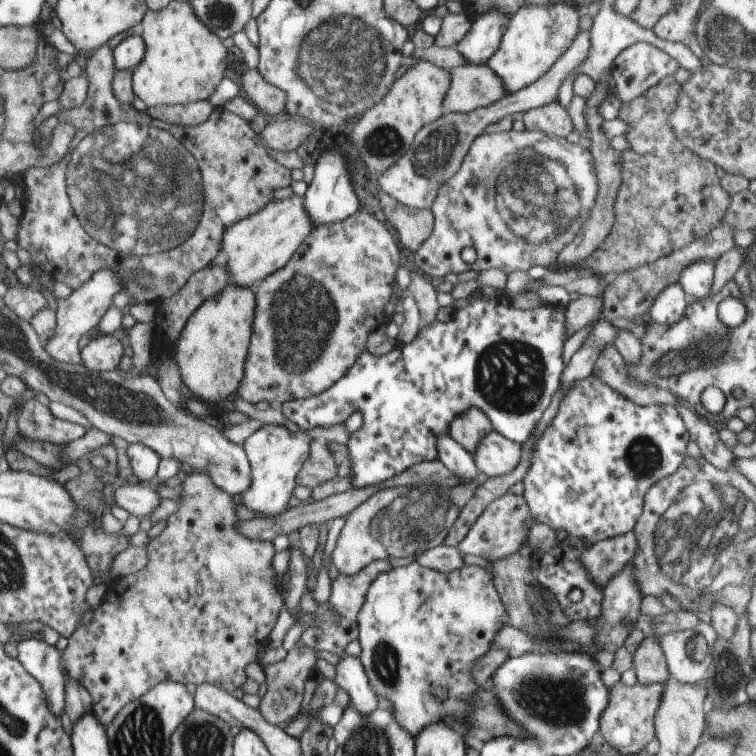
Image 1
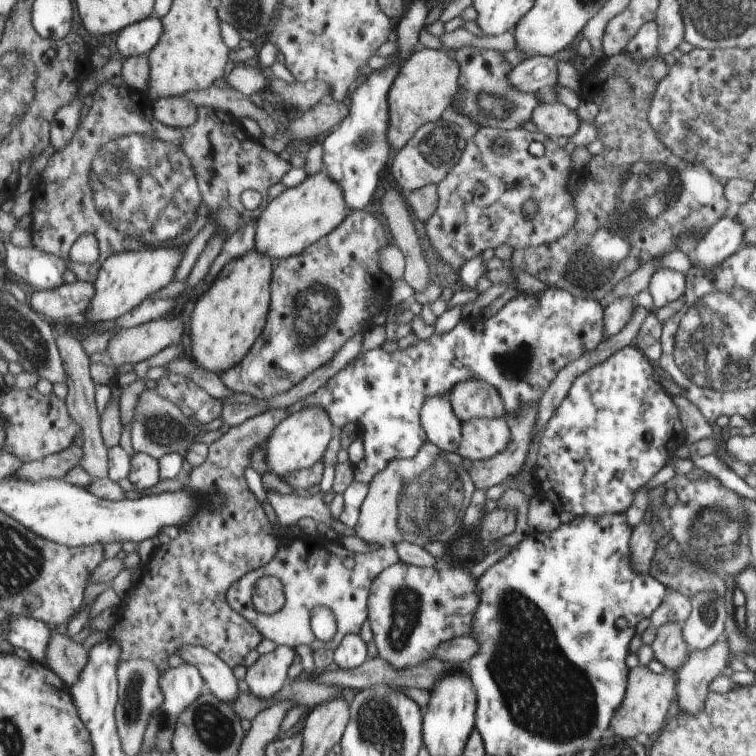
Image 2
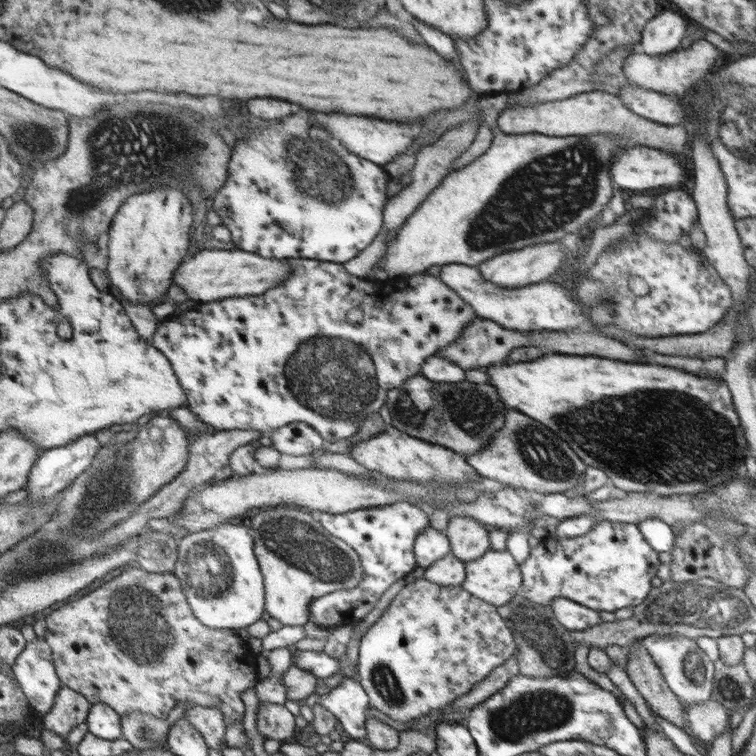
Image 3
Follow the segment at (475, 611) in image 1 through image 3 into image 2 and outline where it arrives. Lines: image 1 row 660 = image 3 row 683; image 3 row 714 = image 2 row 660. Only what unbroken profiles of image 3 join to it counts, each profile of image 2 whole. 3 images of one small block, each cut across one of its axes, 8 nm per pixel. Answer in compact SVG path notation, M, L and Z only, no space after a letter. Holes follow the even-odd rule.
M397 562L373 580L366 600L367 620L377 657L396 669L410 669L433 657L442 642L467 636L478 606L478 588L469 571L453 566L418 567Z

